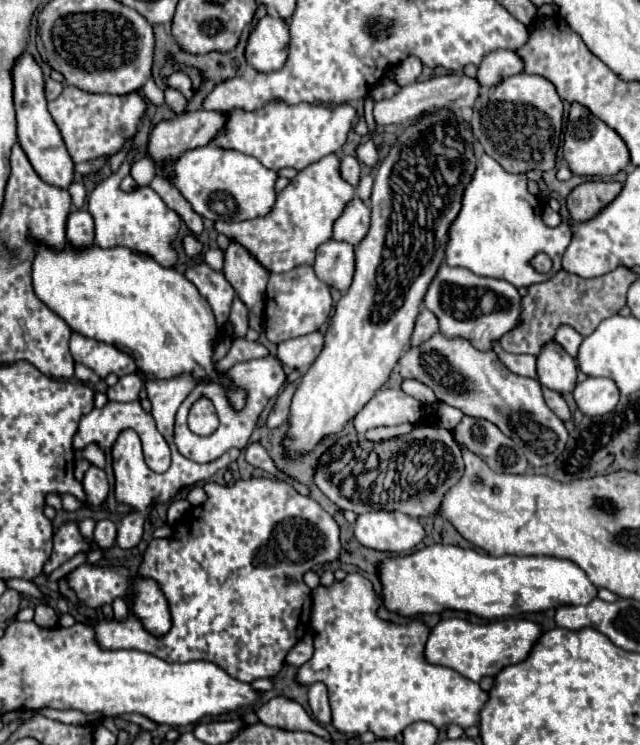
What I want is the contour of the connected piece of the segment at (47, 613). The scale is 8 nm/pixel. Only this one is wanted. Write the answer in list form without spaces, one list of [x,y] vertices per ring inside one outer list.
[[[41,602],[35,606],[35,618],[33,618],[39,626],[55,626],[59,616],[57,612],[47,604],[47,602]]]

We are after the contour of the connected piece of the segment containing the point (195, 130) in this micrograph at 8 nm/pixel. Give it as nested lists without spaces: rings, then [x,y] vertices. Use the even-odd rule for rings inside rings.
[[[187,112],[183,116],[175,116],[173,120],[159,122],[149,138],[147,152],[153,156],[153,160],[179,156],[187,148],[199,148],[207,146],[225,132],[229,116],[225,112]]]

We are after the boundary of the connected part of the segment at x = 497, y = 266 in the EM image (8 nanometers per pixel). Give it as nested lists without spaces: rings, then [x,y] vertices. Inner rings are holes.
[[[481,154],[473,180],[465,188],[461,212],[449,230],[447,264],[469,268],[477,276],[503,278],[517,288],[553,278],[561,270],[563,252],[571,244],[571,226],[563,222],[563,226],[549,228],[541,220],[541,212],[543,204],[527,190],[525,174],[509,174],[491,156]],[[541,252],[553,262],[547,274],[531,266],[531,260]]]

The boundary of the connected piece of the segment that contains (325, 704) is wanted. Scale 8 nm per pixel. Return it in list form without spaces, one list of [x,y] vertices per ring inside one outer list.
[[[321,682],[309,688],[309,704],[315,720],[319,720],[321,724],[331,724],[331,706],[327,698],[327,688]]]

